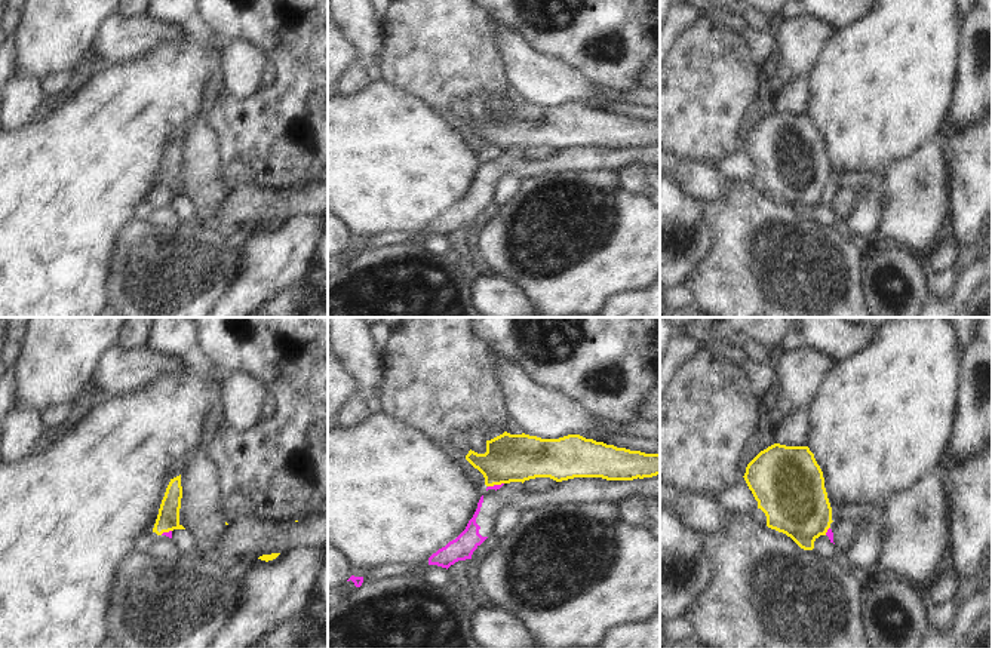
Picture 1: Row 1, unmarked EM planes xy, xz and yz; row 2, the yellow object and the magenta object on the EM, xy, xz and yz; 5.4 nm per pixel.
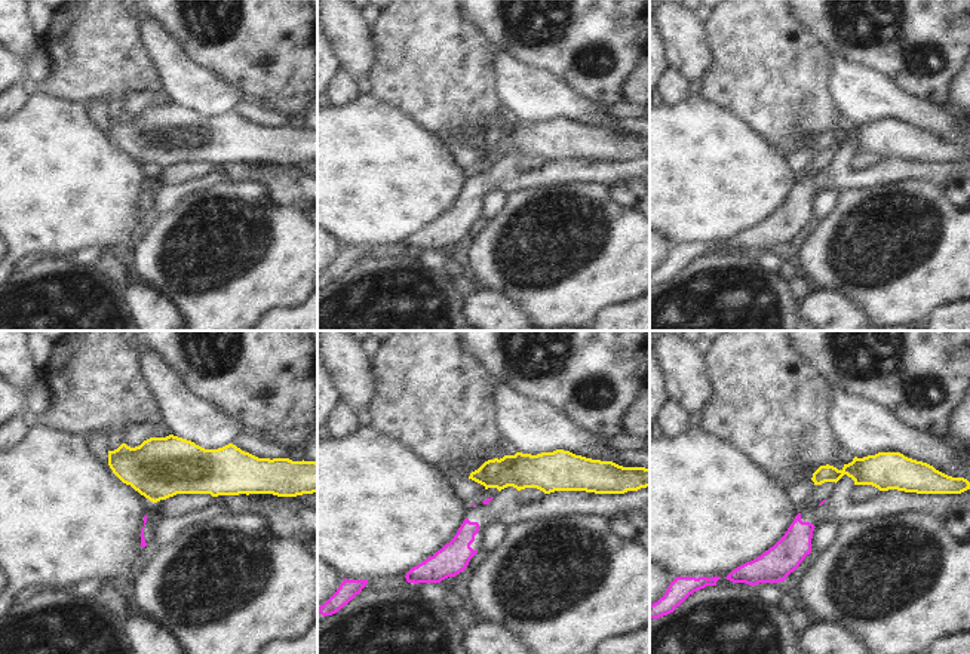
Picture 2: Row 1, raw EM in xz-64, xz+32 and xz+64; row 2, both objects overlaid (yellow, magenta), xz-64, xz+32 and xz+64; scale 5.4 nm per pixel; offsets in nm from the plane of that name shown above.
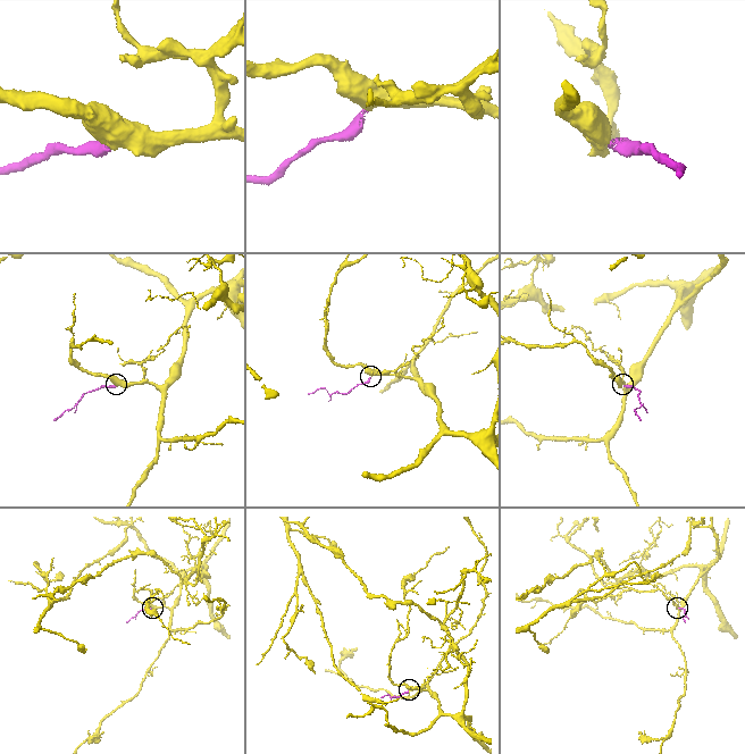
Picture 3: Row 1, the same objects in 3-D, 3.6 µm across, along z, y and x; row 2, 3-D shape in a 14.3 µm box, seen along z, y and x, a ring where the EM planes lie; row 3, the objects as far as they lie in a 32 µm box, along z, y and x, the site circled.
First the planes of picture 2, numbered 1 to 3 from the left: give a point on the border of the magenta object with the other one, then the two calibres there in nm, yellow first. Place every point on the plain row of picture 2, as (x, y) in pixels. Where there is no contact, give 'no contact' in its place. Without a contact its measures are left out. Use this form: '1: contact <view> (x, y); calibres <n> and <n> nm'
1: no contact
2: no contact
3: no contact

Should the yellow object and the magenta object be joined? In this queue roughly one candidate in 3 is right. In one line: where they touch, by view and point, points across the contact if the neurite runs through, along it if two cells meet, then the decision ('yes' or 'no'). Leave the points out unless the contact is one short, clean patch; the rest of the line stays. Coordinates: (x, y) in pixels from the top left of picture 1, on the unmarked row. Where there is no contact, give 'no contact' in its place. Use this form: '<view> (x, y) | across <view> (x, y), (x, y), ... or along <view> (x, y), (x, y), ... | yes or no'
xz (496, 151) | along xz (503, 150), (488, 154) | no

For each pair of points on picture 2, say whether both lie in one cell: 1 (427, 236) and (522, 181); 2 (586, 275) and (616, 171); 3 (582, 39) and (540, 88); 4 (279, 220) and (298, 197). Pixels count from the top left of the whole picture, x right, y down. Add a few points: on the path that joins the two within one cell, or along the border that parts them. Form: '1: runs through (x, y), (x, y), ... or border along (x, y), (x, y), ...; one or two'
1: runs through (451, 221), (490, 181), (499, 181); one
2: border along (574, 181), (596, 181), (608, 186); two
3: border along (518, 61), (551, 73), (579, 95); two
4: border along (263, 186), (276, 203), (297, 208), (301, 212); two

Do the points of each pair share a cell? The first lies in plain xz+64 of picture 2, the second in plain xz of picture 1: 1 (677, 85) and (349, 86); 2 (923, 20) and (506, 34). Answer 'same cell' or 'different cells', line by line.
1: same cell
2: different cells

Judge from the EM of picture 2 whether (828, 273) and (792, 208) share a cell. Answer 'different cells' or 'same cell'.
different cells

